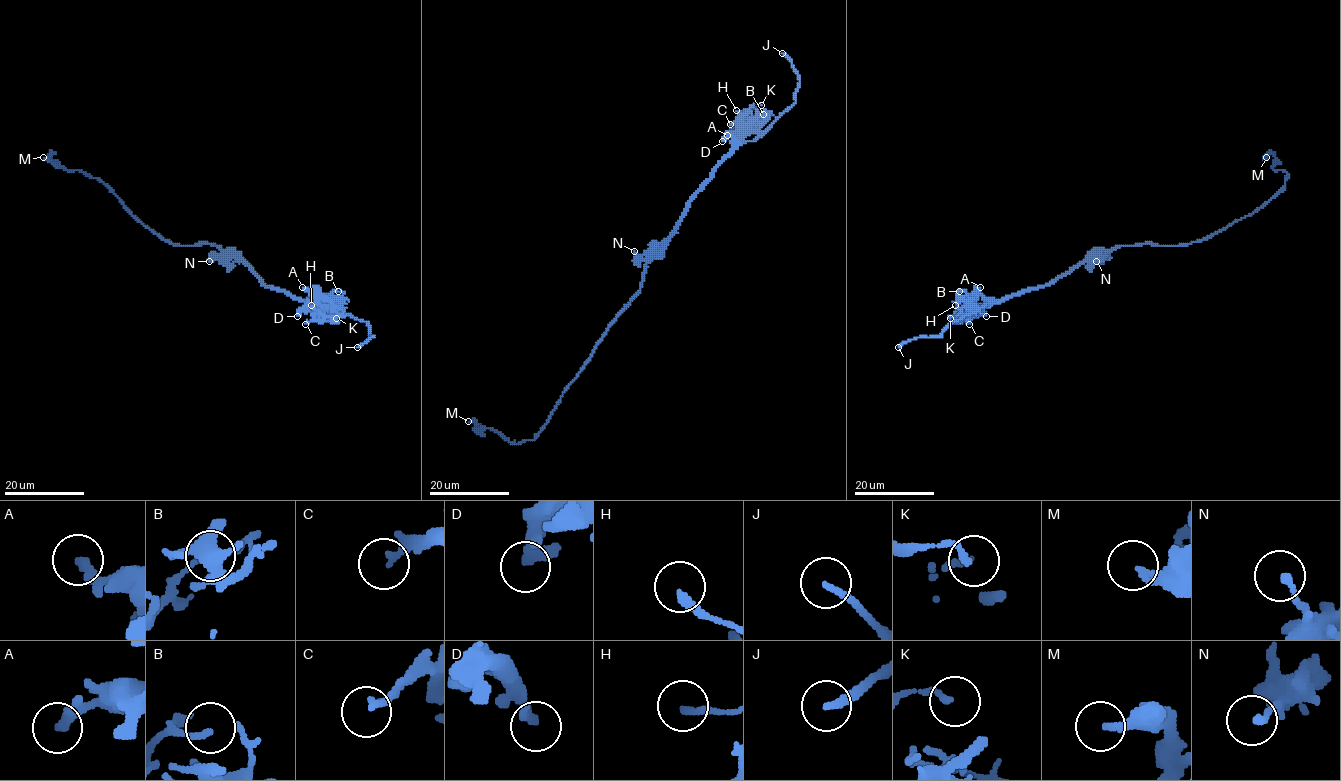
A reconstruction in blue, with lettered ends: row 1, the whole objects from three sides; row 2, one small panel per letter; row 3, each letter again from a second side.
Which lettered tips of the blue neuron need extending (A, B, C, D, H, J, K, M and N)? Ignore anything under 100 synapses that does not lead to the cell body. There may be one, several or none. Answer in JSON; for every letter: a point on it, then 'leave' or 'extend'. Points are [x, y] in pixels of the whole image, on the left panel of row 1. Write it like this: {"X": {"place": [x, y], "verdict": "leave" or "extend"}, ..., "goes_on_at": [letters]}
{"A": {"place": [302, 287], "verdict": "leave"}, "B": {"place": [338, 291], "verdict": "leave"}, "C": {"place": [305, 324], "verdict": "leave"}, "D": {"place": [297, 316], "verdict": "leave"}, "H": {"place": [311, 305], "verdict": "leave"}, "J": {"place": [357, 347], "verdict": "extend"}, "K": {"place": [336, 318], "verdict": "leave"}, "M": {"place": [43, 157], "verdict": "leave"}, "N": {"place": [209, 261], "verdict": "leave"}, "goes_on_at": ["J"]}

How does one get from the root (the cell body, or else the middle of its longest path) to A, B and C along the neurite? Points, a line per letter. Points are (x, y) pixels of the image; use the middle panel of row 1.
A: (643, 271), (652, 252), (674, 230), (691, 195), (744, 131), (732, 131), (727, 135)
B: (643, 271), (652, 252), (674, 230), (691, 195), (709, 177), (713, 167), (733, 147), (742, 132), (763, 114)
C: (643, 271), (652, 252), (674, 230), (691, 195), (738, 140), (739, 123), (735, 120), (730, 124)

